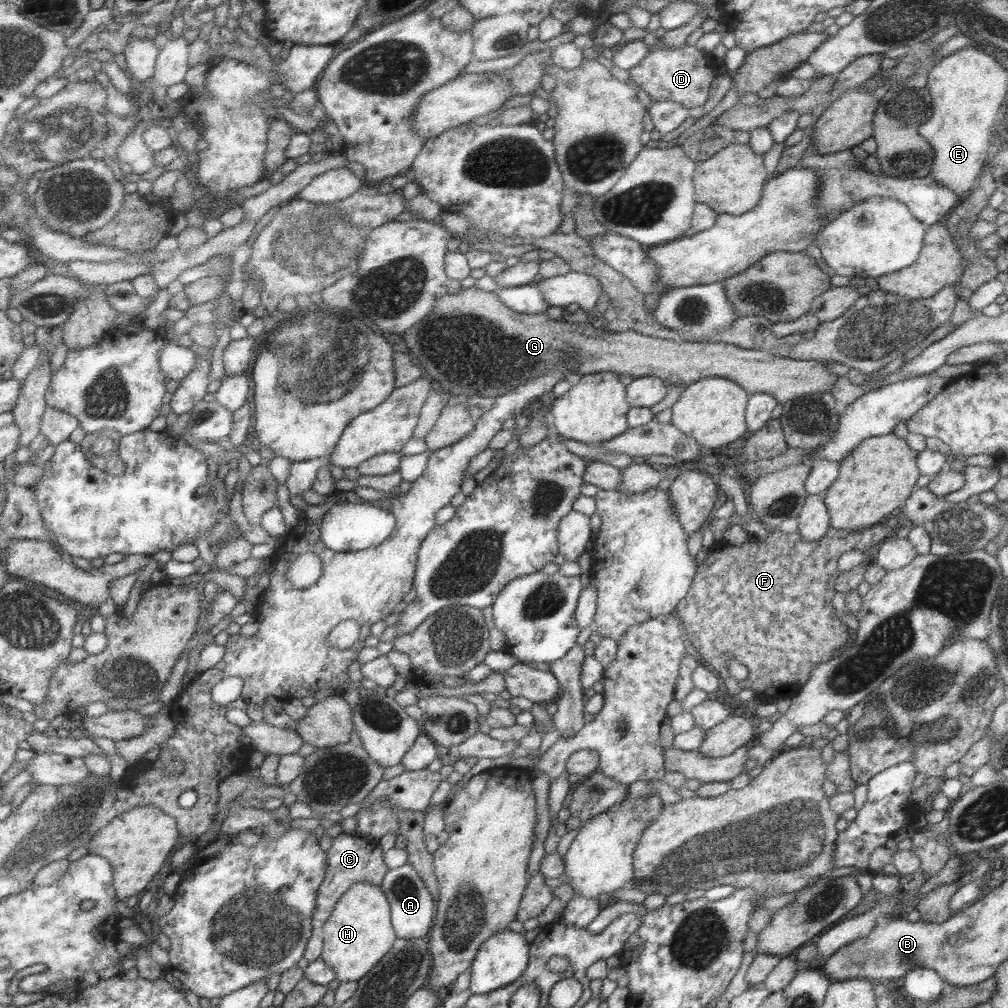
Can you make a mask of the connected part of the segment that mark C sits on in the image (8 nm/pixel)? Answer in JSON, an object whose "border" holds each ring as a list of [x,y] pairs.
{"border":[[[340,833],[332,838],[330,848],[326,851],[326,870],[323,881],[319,885],[310,921],[314,933],[319,932],[322,924],[329,918],[334,904],[343,892],[353,883],[371,883],[380,886],[384,875],[388,872],[382,859],[381,848],[377,841],[363,838],[359,834]]]}

